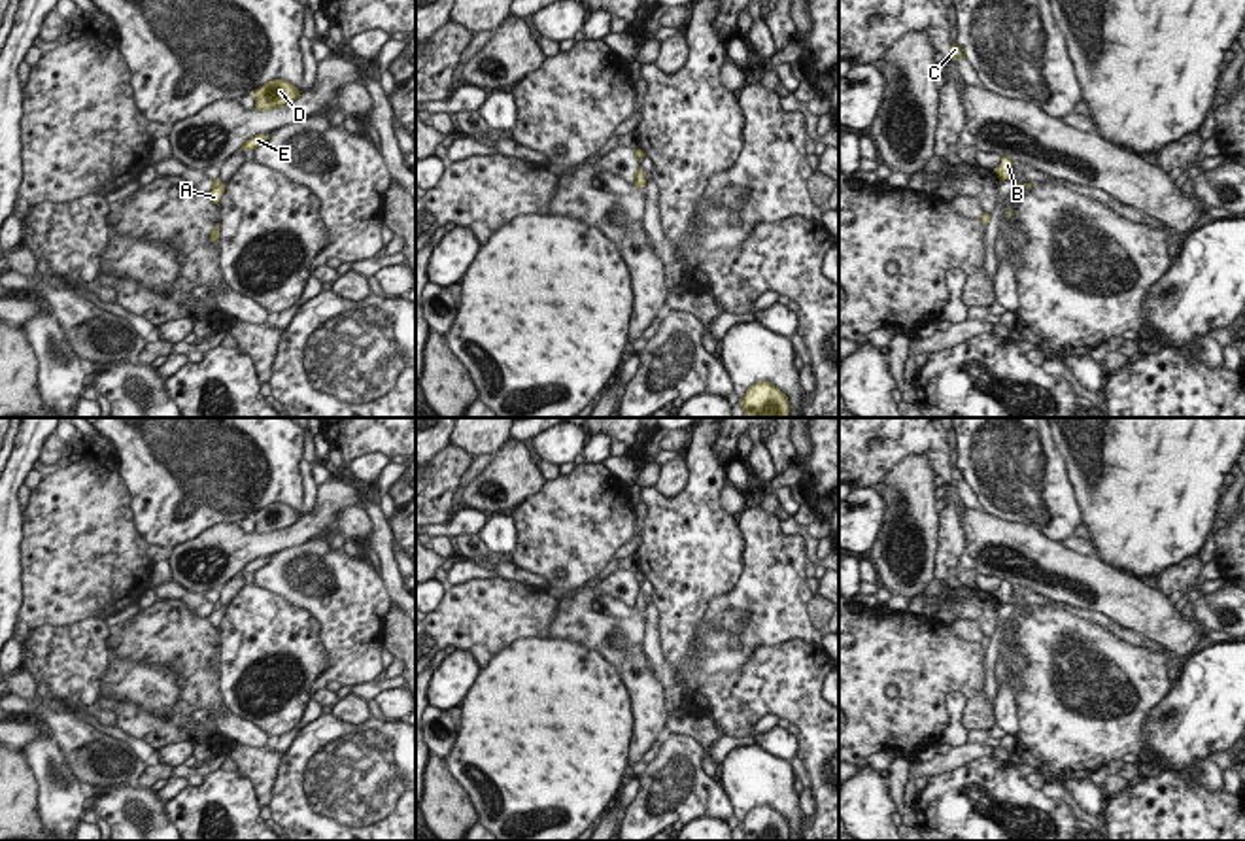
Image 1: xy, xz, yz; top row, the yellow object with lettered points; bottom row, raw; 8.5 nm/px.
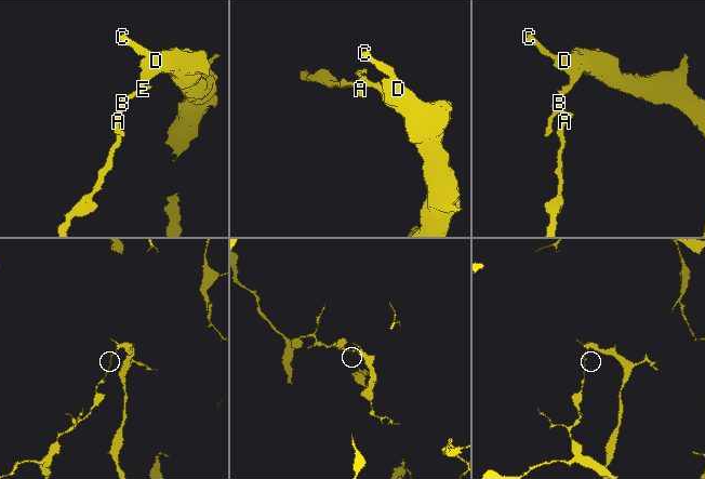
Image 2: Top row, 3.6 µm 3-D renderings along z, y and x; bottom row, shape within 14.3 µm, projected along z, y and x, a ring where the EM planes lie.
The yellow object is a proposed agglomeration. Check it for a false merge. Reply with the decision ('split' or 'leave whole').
split

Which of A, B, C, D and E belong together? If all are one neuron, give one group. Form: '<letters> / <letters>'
A / B C D E

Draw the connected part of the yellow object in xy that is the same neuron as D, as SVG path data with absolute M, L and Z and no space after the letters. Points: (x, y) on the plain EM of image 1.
M270 503L253 514L251 520L255 522L255 533L268 535L295 525L300 520L300 514L285 503Z

